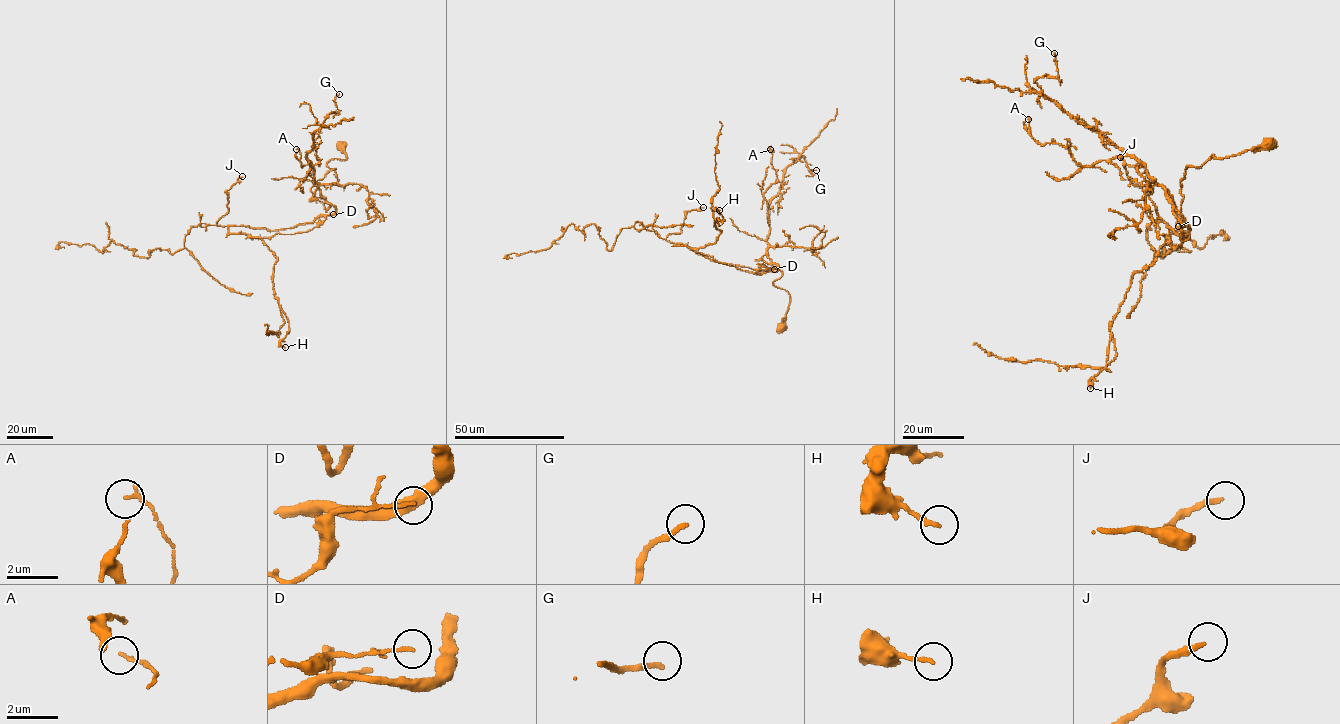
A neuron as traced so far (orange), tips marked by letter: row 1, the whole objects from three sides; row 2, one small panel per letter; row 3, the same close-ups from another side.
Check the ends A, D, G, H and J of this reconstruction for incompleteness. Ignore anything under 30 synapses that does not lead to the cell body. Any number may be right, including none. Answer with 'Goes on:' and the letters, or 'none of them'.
Goes on: J

